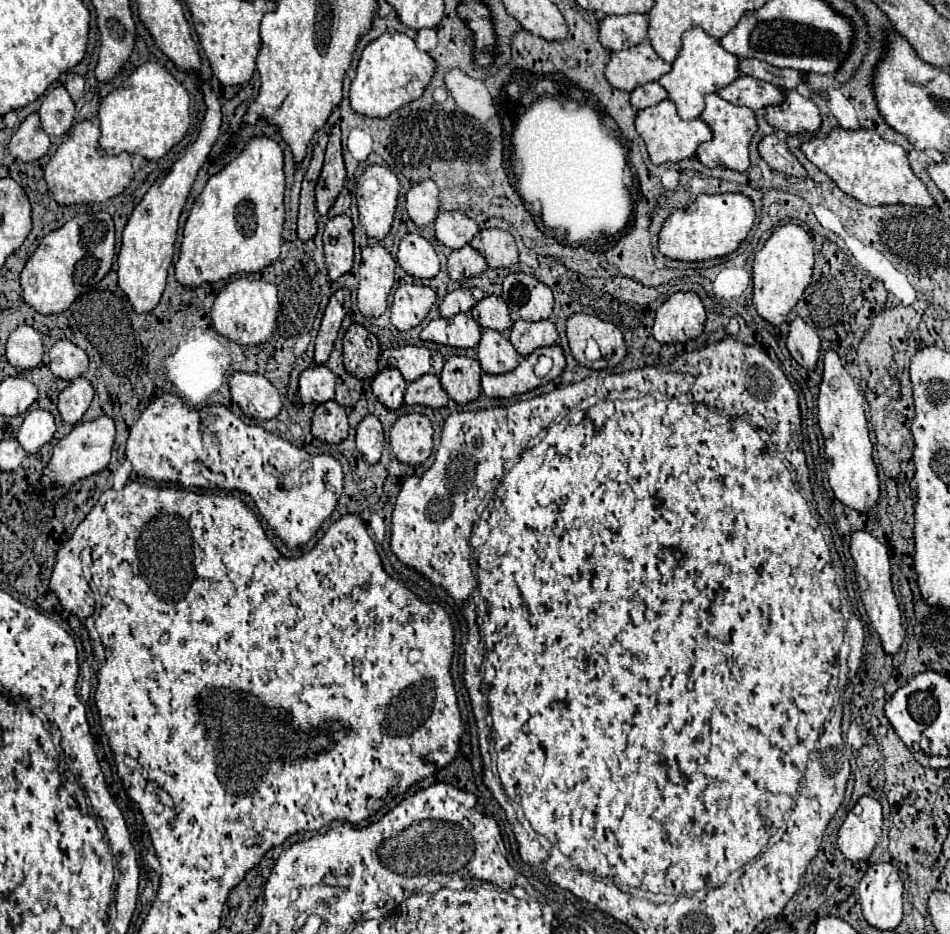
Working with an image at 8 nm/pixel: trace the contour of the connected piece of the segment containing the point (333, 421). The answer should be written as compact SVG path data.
M337 401L319 403L313 415L313 435L325 443L339 443L347 437L347 413Z

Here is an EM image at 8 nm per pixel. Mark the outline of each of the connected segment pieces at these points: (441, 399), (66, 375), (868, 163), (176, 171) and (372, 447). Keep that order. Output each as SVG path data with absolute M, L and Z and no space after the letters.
M423 375L417 381L411 381L405 391L407 405L427 405L427 407L445 407L449 401L445 389L439 383L437 375Z
M69 339L57 341L49 351L49 359L51 359L51 371L59 379L75 379L83 375L89 365L87 353Z
M835 127L823 139L813 137L805 141L801 145L801 151L813 165L817 165L823 173L827 173L841 191L845 191L847 195L855 197L865 205L893 205L893 203L921 207L933 205L927 187L911 171L905 151L899 145L881 139L873 129L847 131L843 127Z
M201 81L201 93L203 101L207 105L205 117L201 121L201 131L199 137L193 145L187 147L185 155L169 169L169 173L163 177L163 181L155 181L141 203L133 209L125 231L123 231L123 243L119 251L119 287L131 301L133 309L137 313L147 313L155 309L159 303L163 289L165 289L165 279L167 279L167 269L173 261L173 251L175 251L175 239L177 239L177 227L179 227L179 215L185 207L189 189L197 177L197 171L205 163L213 143L219 137L219 127L221 127L221 105L217 95L213 93L211 85L207 81Z
M367 415L357 425L357 449L367 457L367 463L377 463L385 445L381 421L375 415Z

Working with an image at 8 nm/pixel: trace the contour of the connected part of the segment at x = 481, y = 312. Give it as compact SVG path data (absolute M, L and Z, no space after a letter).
M485 295L473 309L471 309L473 319L485 327L485 329L497 329L497 331L507 331L511 329L513 321L509 317L509 307L507 303L497 297L497 295Z

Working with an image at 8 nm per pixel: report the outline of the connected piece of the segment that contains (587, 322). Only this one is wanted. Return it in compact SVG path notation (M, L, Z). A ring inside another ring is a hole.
M575 313L567 319L567 339L571 353L577 363L583 367L591 369L605 369L605 367L615 367L627 353L625 341L621 331L609 323L603 321L595 315L585 315L585 313ZM587 339L595 339L599 349L601 349L601 361L589 361L585 359L585 343Z

